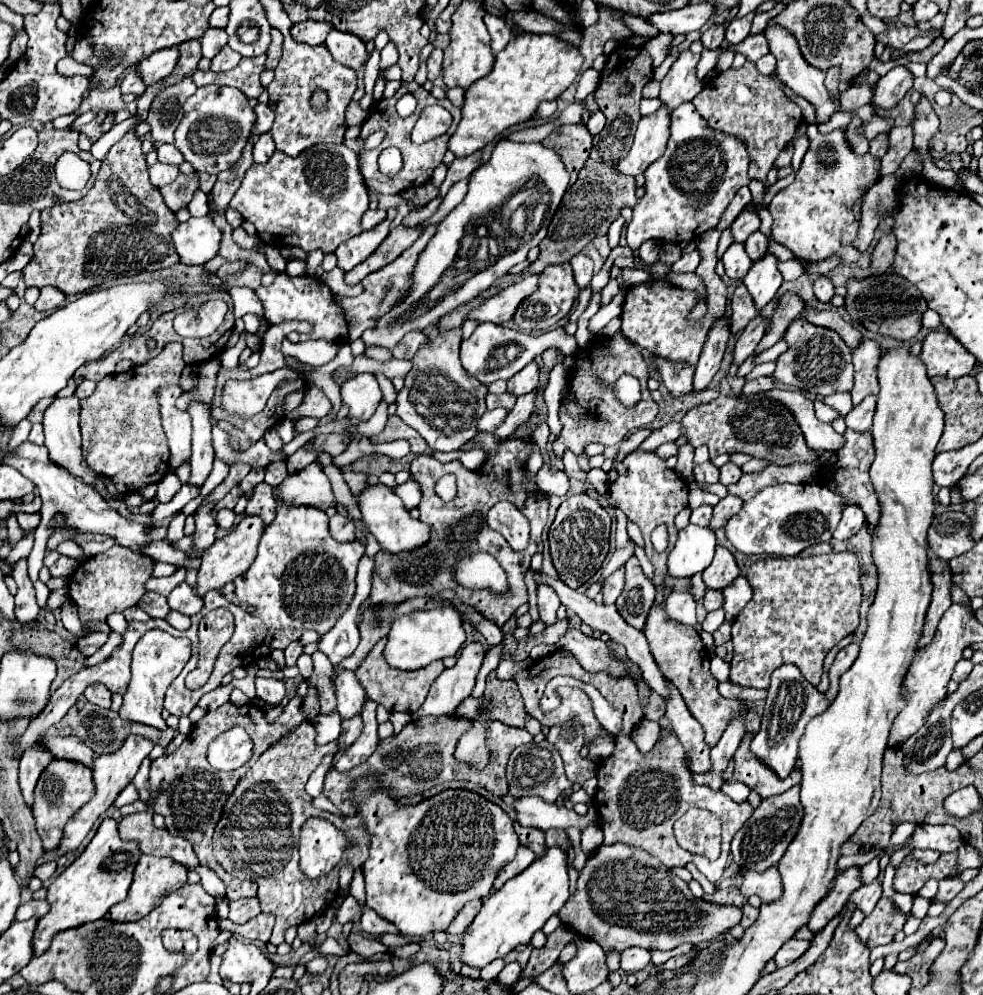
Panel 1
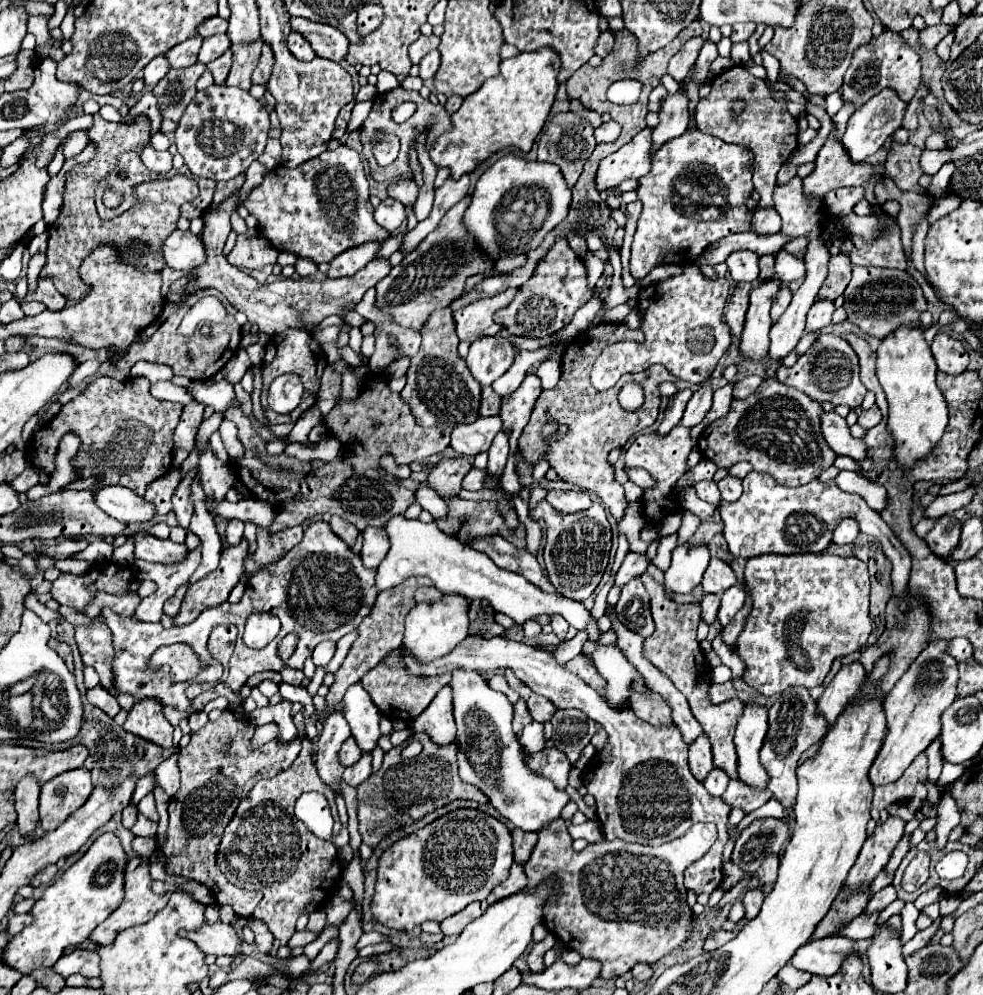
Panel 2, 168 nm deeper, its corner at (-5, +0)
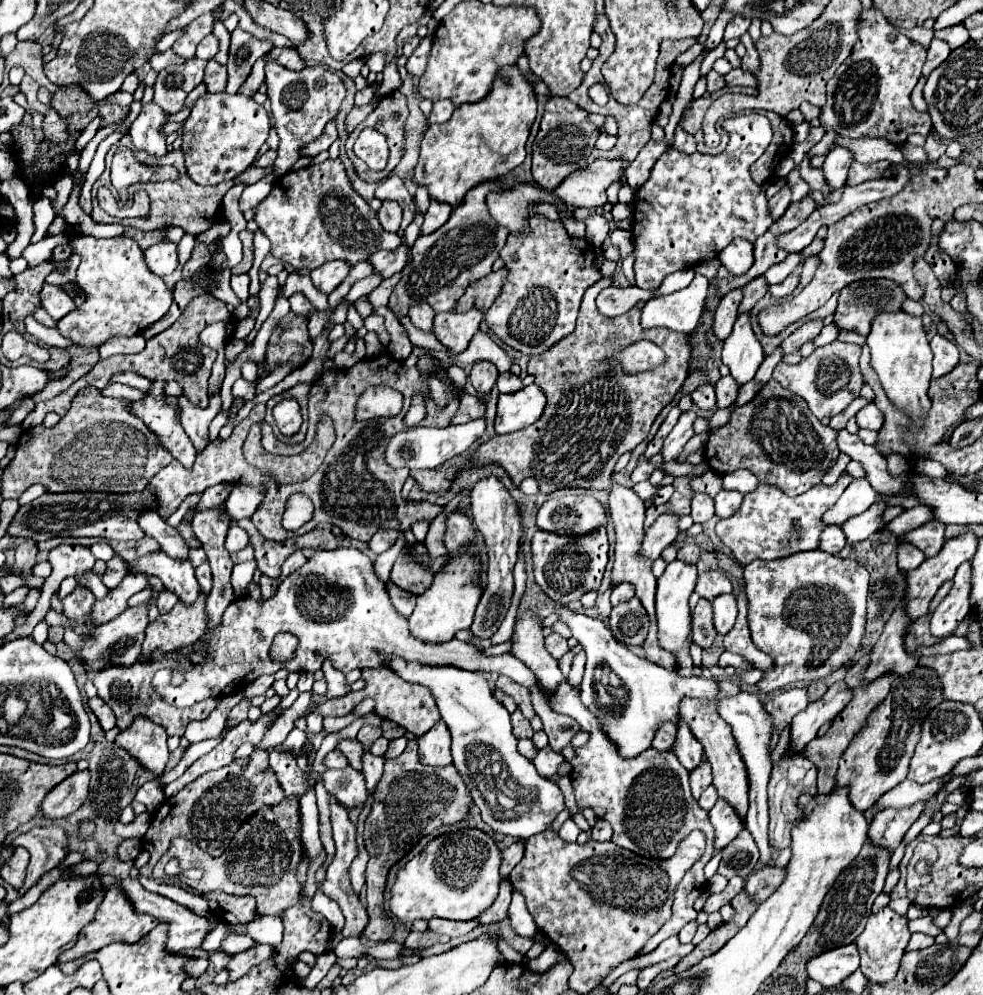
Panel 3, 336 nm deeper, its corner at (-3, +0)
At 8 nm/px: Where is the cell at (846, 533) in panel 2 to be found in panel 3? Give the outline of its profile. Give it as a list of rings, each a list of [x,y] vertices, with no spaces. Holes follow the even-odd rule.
[[[829,525],[825,527],[823,531],[823,539],[821,539],[821,551],[827,551],[831,555],[837,555],[843,547],[845,547],[847,539],[845,539],[845,533],[839,525]]]

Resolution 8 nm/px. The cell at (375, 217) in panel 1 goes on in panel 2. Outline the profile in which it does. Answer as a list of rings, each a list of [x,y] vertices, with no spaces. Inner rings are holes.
[[[391,197],[383,199],[381,205],[375,209],[375,221],[389,233],[395,233],[403,225],[405,217],[407,217],[405,207],[397,203],[397,199],[391,199]]]

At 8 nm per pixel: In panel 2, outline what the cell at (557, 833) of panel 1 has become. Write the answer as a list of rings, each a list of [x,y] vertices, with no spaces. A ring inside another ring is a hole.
[[[555,819],[539,831],[539,841],[523,865],[527,875],[525,889],[535,893],[541,883],[555,877],[561,883],[561,897],[545,903],[545,927],[567,949],[577,951],[585,959],[599,959],[599,979],[615,979],[637,963],[657,963],[691,935],[693,913],[685,901],[679,863],[695,863],[715,839],[717,829],[713,823],[697,823],[683,837],[661,847],[603,839],[575,853],[565,821]]]

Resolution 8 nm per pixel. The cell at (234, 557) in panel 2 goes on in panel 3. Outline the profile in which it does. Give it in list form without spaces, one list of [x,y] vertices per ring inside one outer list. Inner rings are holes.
[[[201,591],[195,603],[191,605],[177,603],[169,613],[159,615],[157,621],[149,623],[143,643],[143,655],[149,655],[153,649],[161,651],[181,649],[195,643],[195,639],[203,637],[205,627],[209,623],[205,601],[207,595]]]

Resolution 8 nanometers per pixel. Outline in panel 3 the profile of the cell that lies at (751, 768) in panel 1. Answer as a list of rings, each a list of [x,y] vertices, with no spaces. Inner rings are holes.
[[[717,799],[717,803],[709,811],[709,815],[711,815],[711,823],[715,827],[715,851],[719,851],[727,843],[731,843],[737,837],[737,833],[745,827],[745,821],[739,817],[735,807],[731,803],[727,803],[725,799]]]

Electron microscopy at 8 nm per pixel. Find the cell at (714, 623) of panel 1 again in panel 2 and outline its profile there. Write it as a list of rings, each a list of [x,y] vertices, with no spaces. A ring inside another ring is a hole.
[[[715,637],[715,641],[713,641],[713,651],[721,657],[723,665],[727,665],[727,667],[733,671],[733,679],[743,679],[745,663],[739,659],[739,655],[735,649],[727,647],[719,637]]]

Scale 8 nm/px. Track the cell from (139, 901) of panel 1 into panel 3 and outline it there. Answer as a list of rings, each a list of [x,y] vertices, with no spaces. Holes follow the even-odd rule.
[[[111,885],[105,893],[105,899],[95,915],[95,919],[91,921],[91,925],[87,925],[81,933],[79,933],[79,941],[69,949],[65,951],[63,955],[59,955],[59,961],[71,961],[71,959],[77,959],[77,957],[83,957],[91,951],[99,951],[101,947],[109,945],[109,943],[115,943],[115,941],[127,941],[127,943],[135,943],[139,941],[143,935],[147,935],[159,921],[153,919],[151,915],[141,915],[135,911],[131,899],[117,887],[117,885]]]

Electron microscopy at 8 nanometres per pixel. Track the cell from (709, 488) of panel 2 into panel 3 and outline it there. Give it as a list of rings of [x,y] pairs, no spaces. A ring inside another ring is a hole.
[[[695,493],[693,501],[691,501],[691,517],[695,523],[703,523],[709,521],[715,515],[715,507],[713,507],[713,499],[707,493]]]

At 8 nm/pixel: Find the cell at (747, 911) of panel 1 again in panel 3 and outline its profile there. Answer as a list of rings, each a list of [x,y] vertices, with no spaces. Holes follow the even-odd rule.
[[[761,867],[755,869],[755,873],[751,873],[751,877],[747,877],[745,883],[745,893],[749,895],[751,901],[755,903],[763,903],[783,881],[783,869],[779,867]]]

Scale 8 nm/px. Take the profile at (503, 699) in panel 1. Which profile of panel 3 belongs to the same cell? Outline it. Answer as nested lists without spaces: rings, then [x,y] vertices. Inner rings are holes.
[[[517,709],[513,715],[511,715],[511,723],[513,723],[513,735],[517,739],[521,737],[533,737],[533,729],[531,729],[531,723],[523,717],[523,713]]]

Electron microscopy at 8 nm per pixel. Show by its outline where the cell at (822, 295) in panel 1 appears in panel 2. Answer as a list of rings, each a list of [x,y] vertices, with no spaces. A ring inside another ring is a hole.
[[[829,299],[813,303],[813,307],[809,309],[809,315],[807,315],[807,327],[805,327],[805,331],[809,333],[809,331],[819,331],[819,329],[827,327],[831,323],[833,311],[835,311],[835,305]]]

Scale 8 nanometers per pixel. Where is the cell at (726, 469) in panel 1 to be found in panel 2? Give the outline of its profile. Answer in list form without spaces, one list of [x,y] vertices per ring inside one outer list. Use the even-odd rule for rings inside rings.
[[[725,477],[725,479],[721,479],[719,483],[717,483],[717,487],[719,487],[719,491],[721,491],[721,499],[725,499],[727,503],[733,503],[733,501],[737,501],[739,497],[741,497],[741,493],[743,493],[743,487],[741,487],[741,479],[737,479],[737,477]]]

